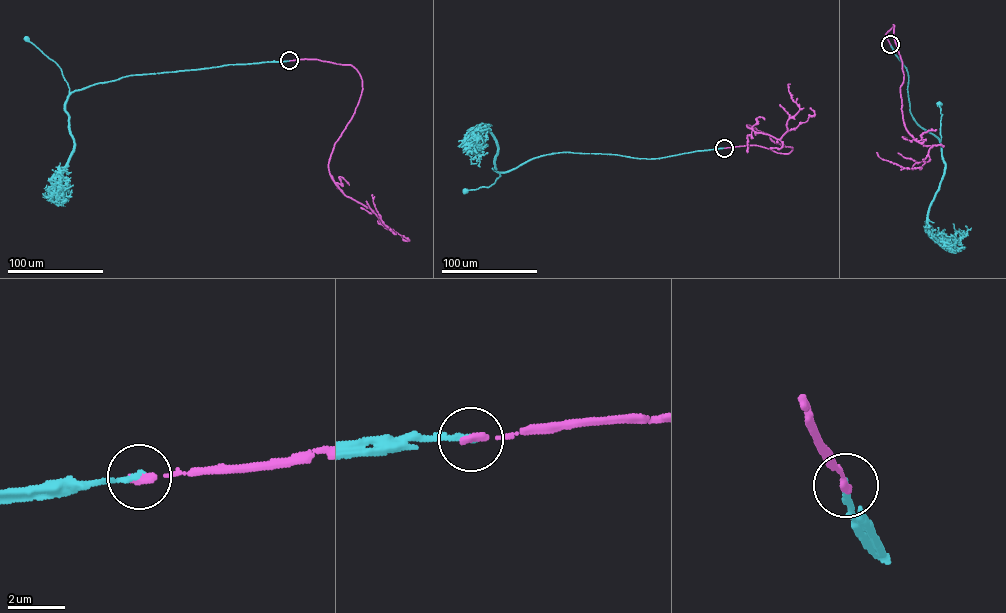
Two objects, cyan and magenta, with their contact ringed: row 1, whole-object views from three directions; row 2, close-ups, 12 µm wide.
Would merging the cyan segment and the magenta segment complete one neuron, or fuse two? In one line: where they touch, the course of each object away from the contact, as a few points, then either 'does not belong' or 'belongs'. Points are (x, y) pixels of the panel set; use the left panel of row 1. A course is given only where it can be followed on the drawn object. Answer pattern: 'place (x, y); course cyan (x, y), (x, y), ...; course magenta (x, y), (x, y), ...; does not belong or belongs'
place (289, 60); course cyan (289, 60), (129, 75), (69, 93), (68, 83), (57, 64), (27, 38); course magenta (289, 60), (351, 65), (359, 73), (361, 94), (329, 170), (345, 195), (391, 231), (372, 194); does not belong

